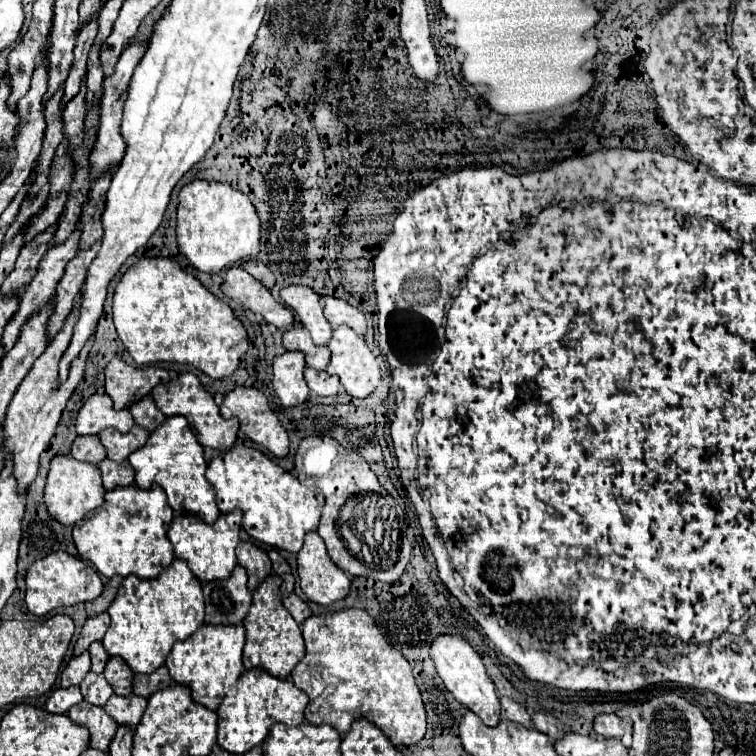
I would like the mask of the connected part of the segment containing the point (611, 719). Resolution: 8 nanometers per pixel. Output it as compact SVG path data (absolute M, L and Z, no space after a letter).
M599 714L595 718L595 732L603 738L621 738L631 732L631 720L619 718L617 714Z

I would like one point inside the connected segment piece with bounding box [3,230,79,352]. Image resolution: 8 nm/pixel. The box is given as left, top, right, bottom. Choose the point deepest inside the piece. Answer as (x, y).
(42, 288)

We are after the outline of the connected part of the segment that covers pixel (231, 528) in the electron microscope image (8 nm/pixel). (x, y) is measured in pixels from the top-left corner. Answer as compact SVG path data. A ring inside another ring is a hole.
M233 510L229 514L221 514L215 524L205 524L205 522L197 520L195 516L177 514L173 518L169 532L167 532L167 538L173 544L175 558L185 560L189 564L191 572L195 574L195 578L201 584L205 584L205 582L211 582L211 580L227 578L233 572L233 568L237 566L235 548L239 544L239 530L241 530L239 510Z

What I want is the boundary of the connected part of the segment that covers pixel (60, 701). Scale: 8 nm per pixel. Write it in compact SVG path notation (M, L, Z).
M71 686L71 688L57 688L49 700L47 700L47 710L51 714L65 714L71 706L81 704L83 696L79 692L79 686Z

